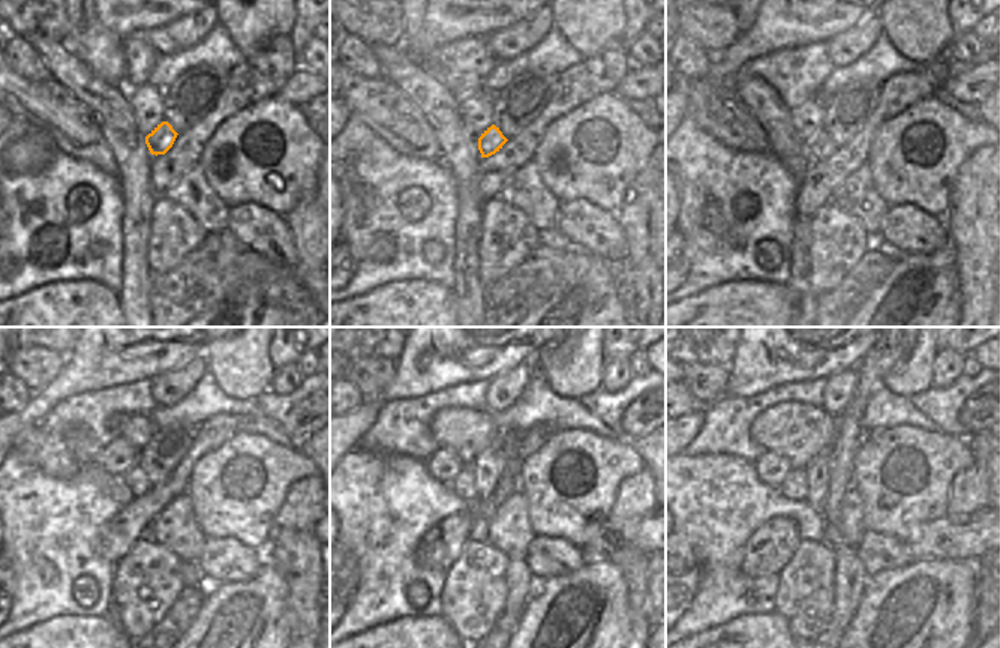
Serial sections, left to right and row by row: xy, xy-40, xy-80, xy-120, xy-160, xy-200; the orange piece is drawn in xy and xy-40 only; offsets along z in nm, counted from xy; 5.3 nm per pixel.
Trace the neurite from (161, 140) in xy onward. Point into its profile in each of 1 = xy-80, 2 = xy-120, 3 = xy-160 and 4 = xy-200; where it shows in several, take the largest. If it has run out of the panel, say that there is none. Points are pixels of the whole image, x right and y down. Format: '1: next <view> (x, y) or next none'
1: next xy-80 (822, 146)
2: next xy-120 (135, 479)
3: next xy-160 (464, 485)
4: next xy-200 (795, 486)

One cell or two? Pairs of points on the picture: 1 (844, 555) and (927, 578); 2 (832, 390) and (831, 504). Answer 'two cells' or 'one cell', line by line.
1: two cells
2: two cells

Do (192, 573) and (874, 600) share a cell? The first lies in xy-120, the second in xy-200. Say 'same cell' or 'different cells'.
different cells

